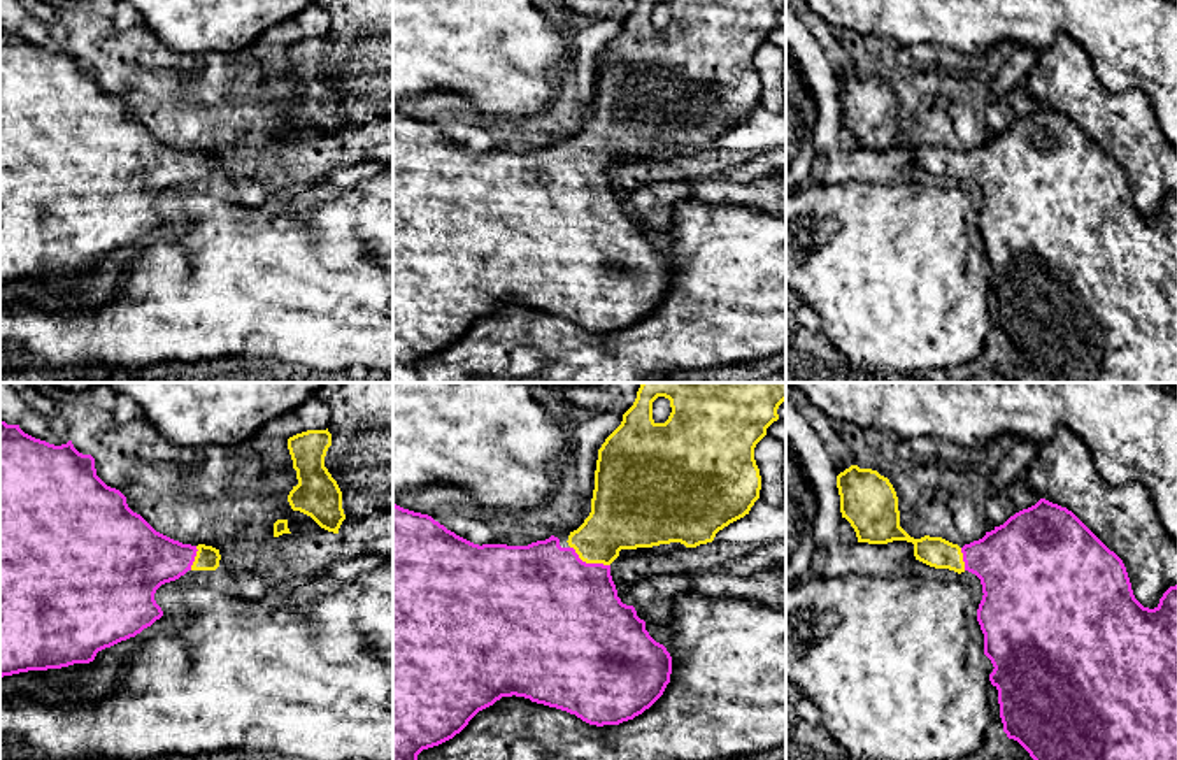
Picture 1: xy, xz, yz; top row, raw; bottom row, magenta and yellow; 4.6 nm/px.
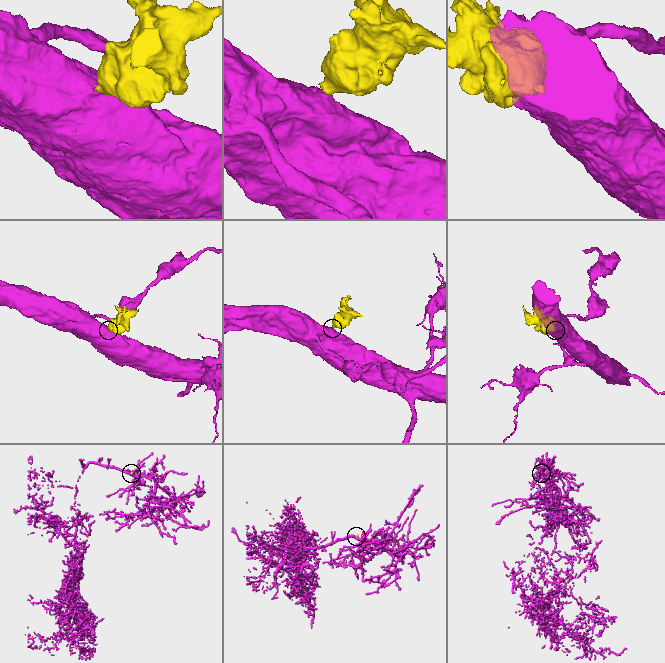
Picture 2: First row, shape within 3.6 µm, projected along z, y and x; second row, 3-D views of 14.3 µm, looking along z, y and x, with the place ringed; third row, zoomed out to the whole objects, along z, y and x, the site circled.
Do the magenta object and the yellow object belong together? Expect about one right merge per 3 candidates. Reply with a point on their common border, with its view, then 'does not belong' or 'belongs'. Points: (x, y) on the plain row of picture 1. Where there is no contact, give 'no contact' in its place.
xz (590, 171) | belongs

